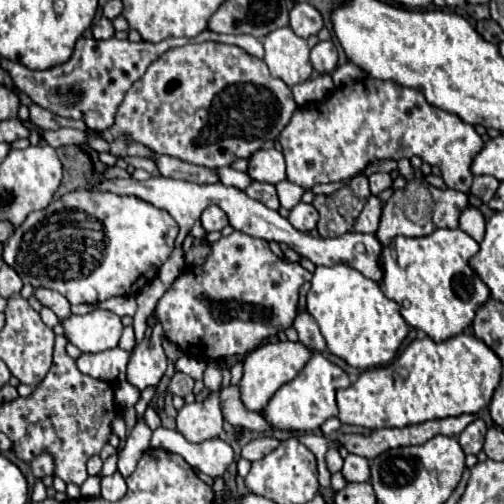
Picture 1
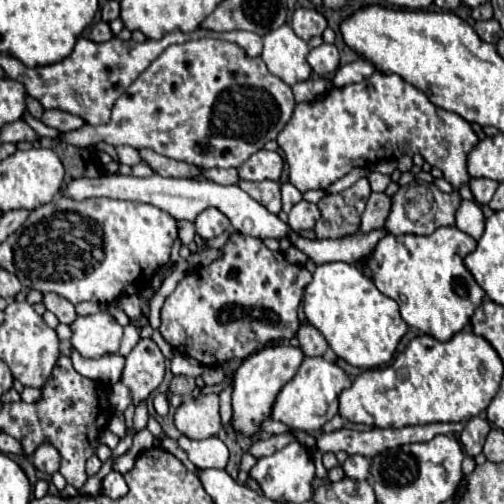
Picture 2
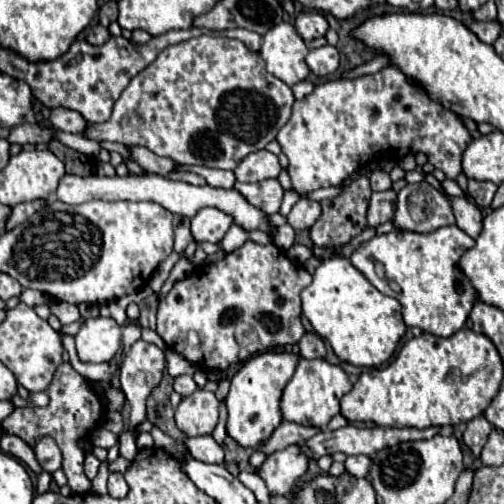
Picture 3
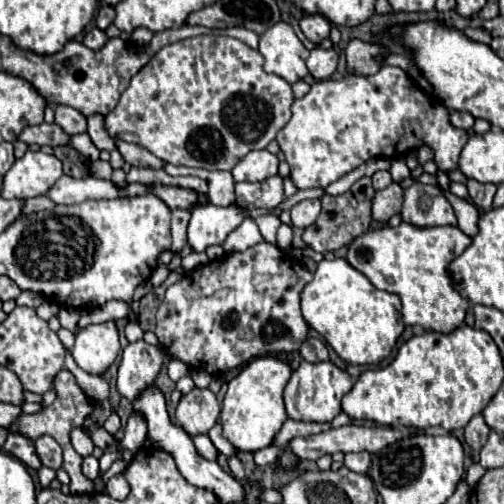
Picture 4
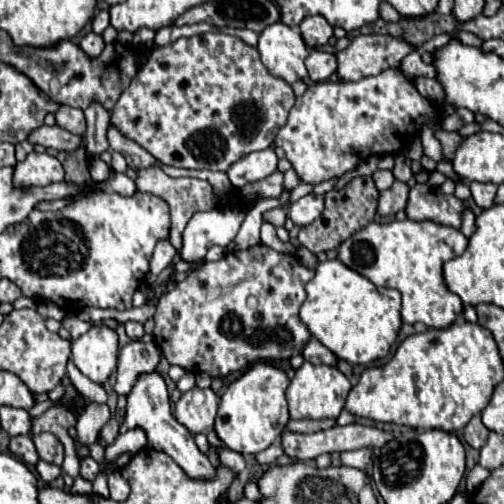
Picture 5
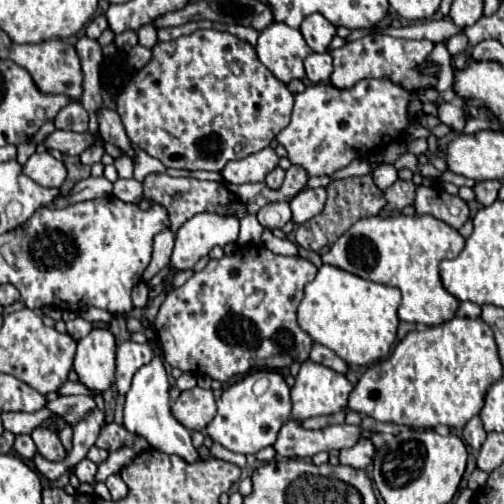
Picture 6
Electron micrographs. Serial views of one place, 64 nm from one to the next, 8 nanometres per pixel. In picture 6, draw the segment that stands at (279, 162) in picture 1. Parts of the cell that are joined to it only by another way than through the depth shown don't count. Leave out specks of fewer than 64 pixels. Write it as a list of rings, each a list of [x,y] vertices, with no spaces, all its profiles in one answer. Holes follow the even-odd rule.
[[[264,148],[246,156],[242,160],[228,162],[226,168],[220,172],[222,178],[230,184],[246,184],[246,182],[262,182],[270,170],[278,166],[278,154],[274,148]]]

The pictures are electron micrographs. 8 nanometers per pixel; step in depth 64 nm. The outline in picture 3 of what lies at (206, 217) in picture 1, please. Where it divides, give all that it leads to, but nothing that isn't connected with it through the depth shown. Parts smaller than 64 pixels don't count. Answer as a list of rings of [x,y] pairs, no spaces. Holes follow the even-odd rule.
[[[202,208],[192,218],[190,230],[192,230],[196,244],[202,244],[202,242],[214,242],[216,244],[224,238],[224,234],[228,232],[228,228],[232,224],[234,224],[234,220],[226,212],[220,212],[218,208]]]

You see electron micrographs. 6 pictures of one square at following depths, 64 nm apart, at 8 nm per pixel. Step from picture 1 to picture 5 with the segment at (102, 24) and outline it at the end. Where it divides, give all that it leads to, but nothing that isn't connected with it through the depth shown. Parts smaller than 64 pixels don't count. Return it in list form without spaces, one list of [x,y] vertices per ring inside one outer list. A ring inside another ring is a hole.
[[[90,32],[90,34],[86,34],[82,40],[80,40],[80,44],[78,44],[80,48],[82,48],[82,52],[88,56],[88,58],[96,58],[96,56],[100,56],[102,54],[102,50],[104,50],[104,40],[102,40],[102,36],[98,36],[98,34],[94,34],[94,32]]]

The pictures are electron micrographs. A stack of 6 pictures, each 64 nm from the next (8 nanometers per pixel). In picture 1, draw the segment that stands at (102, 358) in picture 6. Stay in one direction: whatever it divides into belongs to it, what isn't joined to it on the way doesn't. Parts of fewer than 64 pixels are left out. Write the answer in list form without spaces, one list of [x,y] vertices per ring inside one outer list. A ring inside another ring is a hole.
[[[94,310],[84,316],[70,316],[62,322],[66,338],[82,354],[96,354],[118,346],[122,334],[120,316],[108,310]]]

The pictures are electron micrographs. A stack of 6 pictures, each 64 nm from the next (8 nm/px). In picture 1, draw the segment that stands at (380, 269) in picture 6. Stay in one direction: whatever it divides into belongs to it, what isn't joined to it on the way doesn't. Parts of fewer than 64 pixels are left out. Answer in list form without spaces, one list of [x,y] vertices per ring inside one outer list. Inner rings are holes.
[[[438,228],[430,236],[422,238],[406,238],[406,236],[396,236],[394,242],[382,246],[380,254],[380,266],[382,266],[382,280],[380,280],[380,290],[394,300],[400,306],[402,318],[412,326],[422,332],[426,332],[434,342],[448,340],[464,328],[468,328],[474,320],[474,314],[478,306],[482,306],[490,298],[488,286],[476,276],[476,272],[468,266],[468,260],[478,252],[478,242],[470,238],[466,232],[460,228]]]

